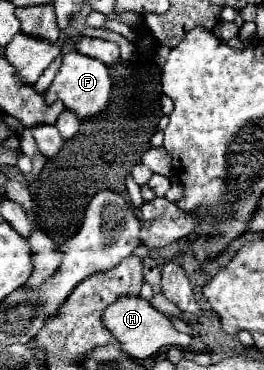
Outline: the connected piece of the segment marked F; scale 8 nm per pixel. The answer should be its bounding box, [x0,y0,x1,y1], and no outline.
[45,50,111,120]

